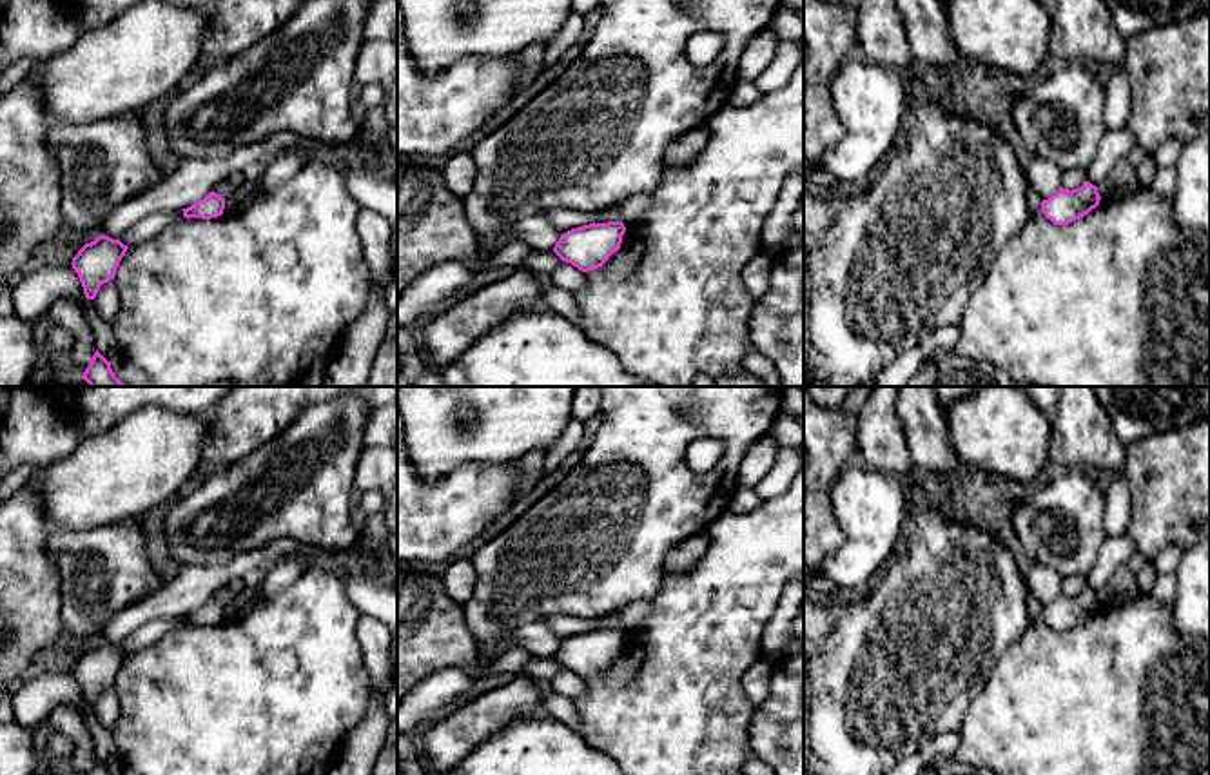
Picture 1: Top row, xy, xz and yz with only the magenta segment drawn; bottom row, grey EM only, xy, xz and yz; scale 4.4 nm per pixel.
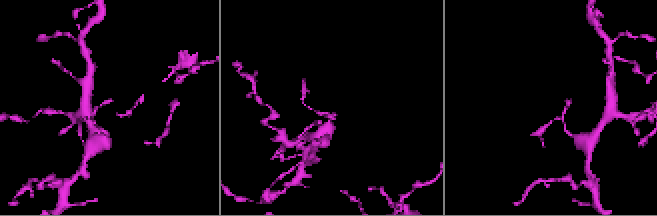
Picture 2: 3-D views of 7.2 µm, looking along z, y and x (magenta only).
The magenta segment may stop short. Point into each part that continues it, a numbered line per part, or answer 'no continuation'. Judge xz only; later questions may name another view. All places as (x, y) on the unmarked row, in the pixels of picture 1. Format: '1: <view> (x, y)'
no continuation

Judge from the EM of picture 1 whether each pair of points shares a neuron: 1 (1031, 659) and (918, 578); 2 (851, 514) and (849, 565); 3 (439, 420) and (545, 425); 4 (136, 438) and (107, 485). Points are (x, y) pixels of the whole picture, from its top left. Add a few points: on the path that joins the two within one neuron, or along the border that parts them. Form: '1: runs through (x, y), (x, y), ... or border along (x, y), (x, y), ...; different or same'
1: border along (1033, 621), (996, 661), (987, 681); different
2: runs through (857, 527), (857, 552); same
3: runs through (465, 440), (474, 440), (488, 425), (517, 425); same
4: runs through (136, 449), (136, 456), (118, 474); same

